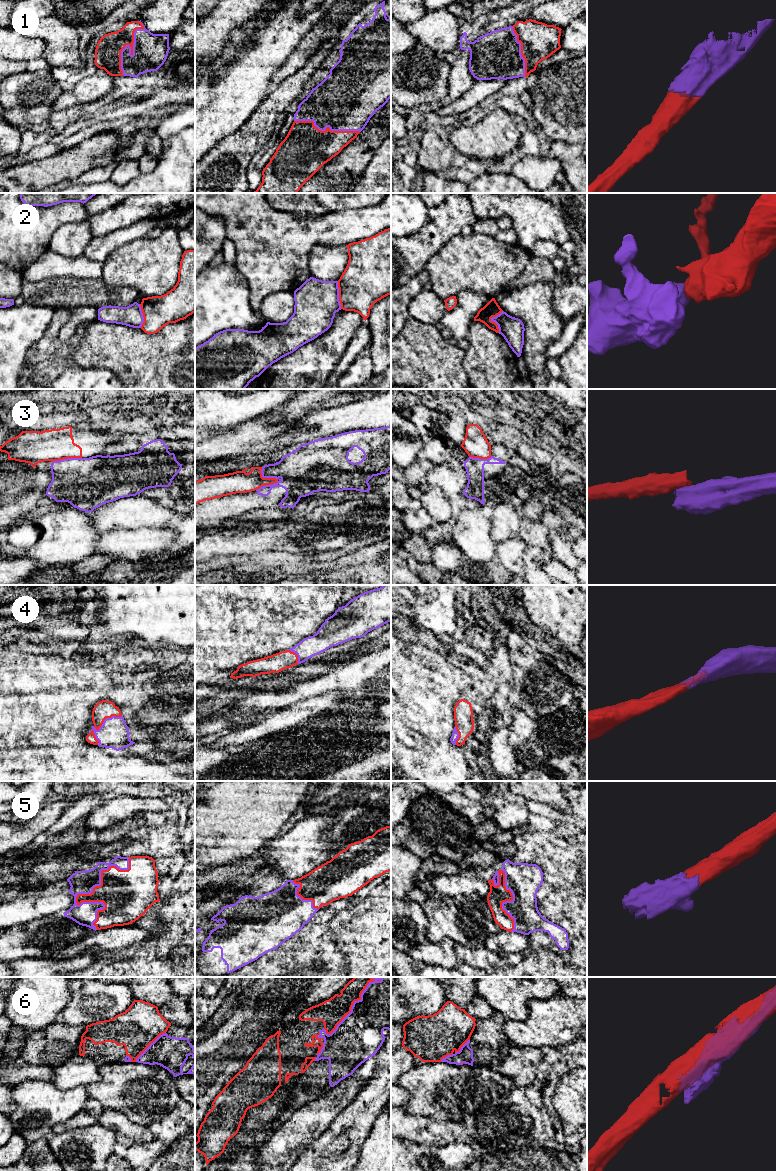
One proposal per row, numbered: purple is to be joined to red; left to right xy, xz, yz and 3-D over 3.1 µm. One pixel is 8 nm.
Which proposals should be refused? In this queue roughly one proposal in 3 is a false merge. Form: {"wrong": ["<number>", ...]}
{"wrong": ["2", "3", "6"]}

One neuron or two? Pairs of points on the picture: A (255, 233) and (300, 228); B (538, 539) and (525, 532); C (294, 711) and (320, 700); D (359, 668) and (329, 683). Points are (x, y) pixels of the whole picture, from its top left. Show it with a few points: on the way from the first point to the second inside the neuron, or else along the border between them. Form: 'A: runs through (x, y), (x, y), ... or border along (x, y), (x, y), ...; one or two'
A: runs through (266, 233), (289, 233); one
B: runs through (535, 536), (528, 532); one
C: runs through (300, 711), (314, 706); one
D: runs through (352, 675), (336, 680); one

